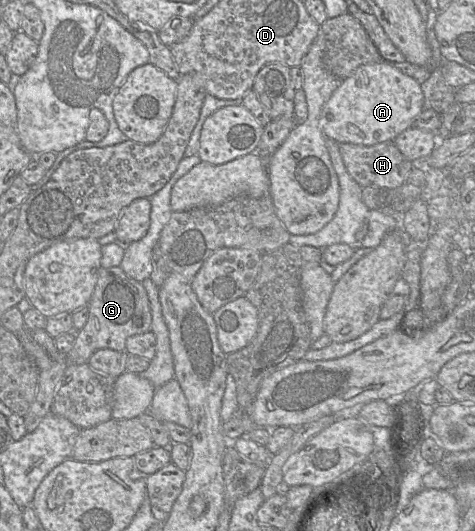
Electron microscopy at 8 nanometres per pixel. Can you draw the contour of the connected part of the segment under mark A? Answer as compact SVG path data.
M381 60L358 67L324 104L319 124L326 138L337 143L372 146L394 139L409 127L424 108L421 85L391 63Z

